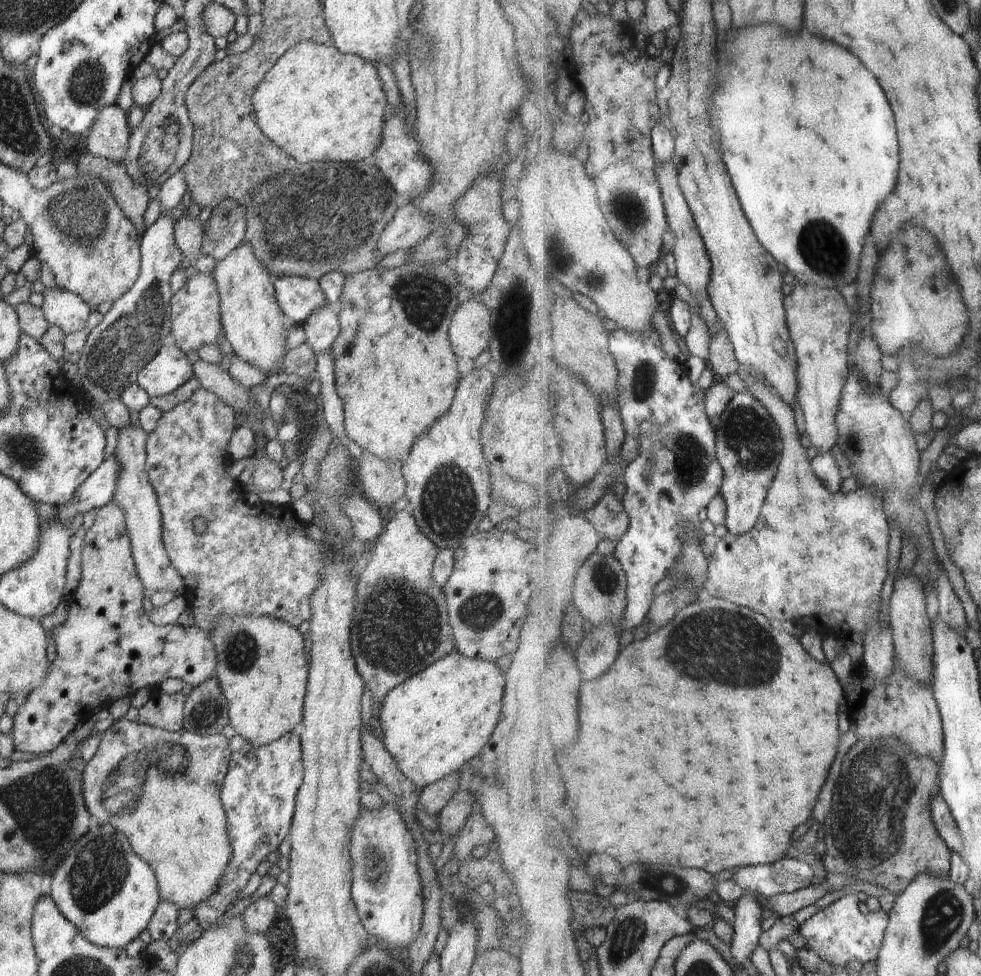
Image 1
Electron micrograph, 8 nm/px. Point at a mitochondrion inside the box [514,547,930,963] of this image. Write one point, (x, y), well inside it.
(876, 797)

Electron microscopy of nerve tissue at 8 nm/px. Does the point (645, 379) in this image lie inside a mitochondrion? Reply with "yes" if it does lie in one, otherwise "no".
yes

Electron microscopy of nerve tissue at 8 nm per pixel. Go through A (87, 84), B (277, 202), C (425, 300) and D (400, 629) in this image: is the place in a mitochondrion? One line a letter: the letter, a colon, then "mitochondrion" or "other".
A: mitochondrion
B: mitochondrion
C: mitochondrion
D: mitochondrion

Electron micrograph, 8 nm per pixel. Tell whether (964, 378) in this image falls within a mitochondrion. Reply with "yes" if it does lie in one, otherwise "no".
no

